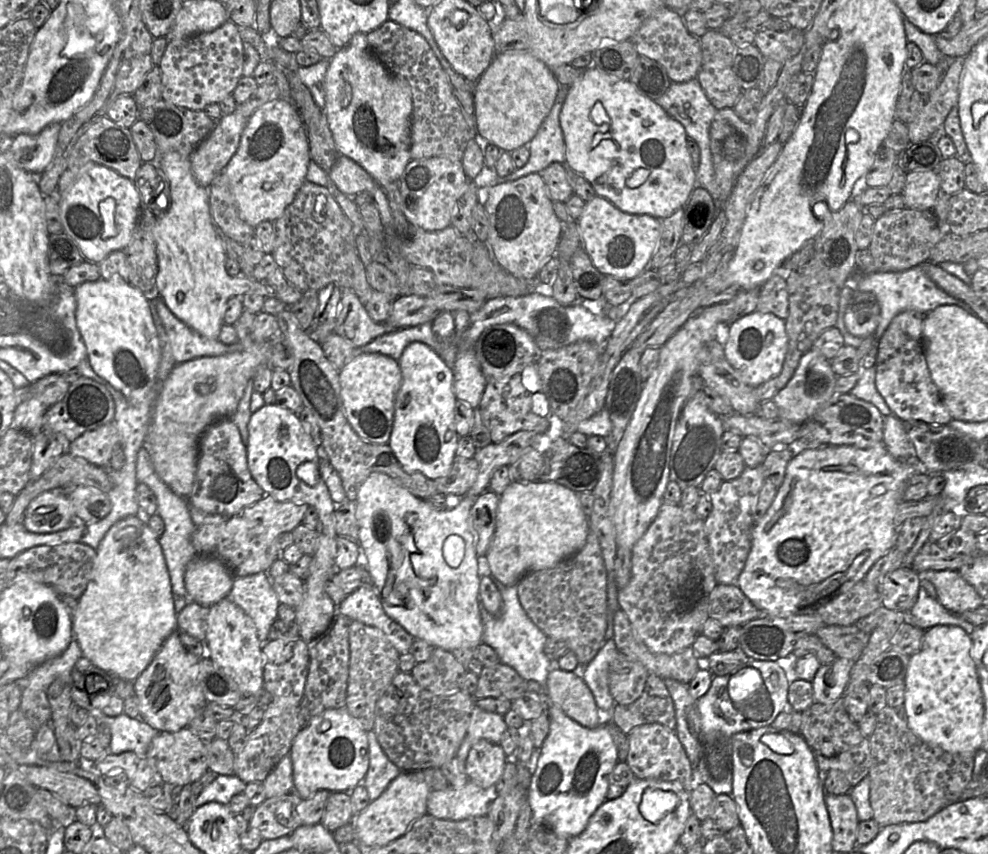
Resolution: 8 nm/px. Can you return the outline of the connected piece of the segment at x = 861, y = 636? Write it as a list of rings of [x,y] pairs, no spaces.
[[[825,625],[815,634],[823,646],[832,650],[837,657],[856,661],[868,644],[870,634],[861,631],[856,625]]]

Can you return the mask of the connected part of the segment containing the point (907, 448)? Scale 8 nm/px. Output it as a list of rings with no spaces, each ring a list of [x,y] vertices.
[[[893,414],[883,418],[882,442],[894,458],[915,461],[915,449],[907,436],[904,422]]]

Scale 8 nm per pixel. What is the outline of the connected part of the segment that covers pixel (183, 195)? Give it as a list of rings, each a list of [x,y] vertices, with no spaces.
[[[156,146],[156,155],[152,162],[145,162],[145,163],[152,163],[156,168],[159,168],[167,177],[170,187],[170,197],[171,197],[171,204],[167,212],[165,212],[163,215],[158,216],[156,220],[156,224],[154,227],[154,238],[155,238],[155,245],[156,245],[156,253],[157,253],[157,259],[158,259],[158,275],[157,275],[157,286],[159,288],[160,292],[160,298],[162,299],[166,306],[169,308],[169,310],[182,322],[184,322],[187,326],[201,334],[202,336],[205,336],[210,339],[218,339],[220,329],[223,325],[223,317],[225,314],[225,308],[227,301],[231,297],[240,297],[243,296],[245,293],[257,293],[262,295],[263,297],[276,297],[276,293],[273,292],[273,290],[267,285],[266,282],[260,282],[256,280],[255,278],[248,278],[246,275],[244,275],[240,269],[240,274],[236,277],[231,277],[225,268],[225,260],[226,260],[226,254],[224,250],[224,245],[221,238],[221,233],[216,227],[216,225],[213,222],[210,206],[209,206],[209,190],[208,188],[205,188],[197,183],[195,180],[189,158],[183,157],[177,152],[167,152],[162,155],[160,159],[160,154],[157,151]]]

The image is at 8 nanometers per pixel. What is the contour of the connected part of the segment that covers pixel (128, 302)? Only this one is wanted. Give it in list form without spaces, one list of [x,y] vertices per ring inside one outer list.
[[[121,276],[84,282],[75,288],[76,325],[87,350],[92,369],[129,399],[142,399],[156,382],[161,348],[150,310],[143,293]]]

